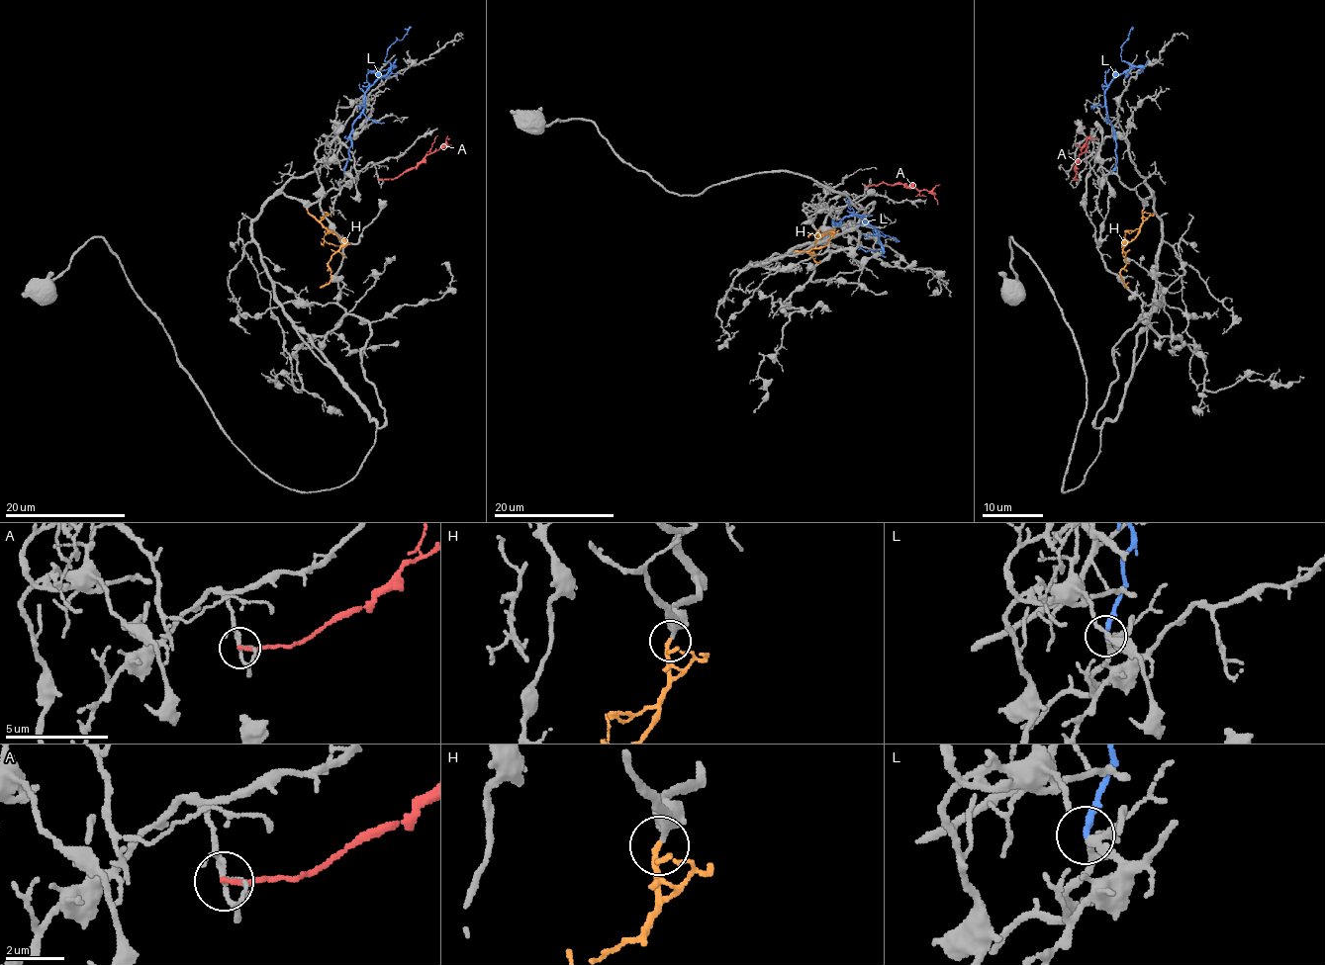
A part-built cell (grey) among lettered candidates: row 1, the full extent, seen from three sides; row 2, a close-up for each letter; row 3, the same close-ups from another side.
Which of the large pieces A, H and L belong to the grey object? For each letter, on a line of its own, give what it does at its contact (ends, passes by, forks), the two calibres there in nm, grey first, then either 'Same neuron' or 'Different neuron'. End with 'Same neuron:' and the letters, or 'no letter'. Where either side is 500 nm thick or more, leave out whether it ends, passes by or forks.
A: It ends there. Thickness 150 nm (grey) against 180 nm. Different neuron
H: It ends there. Thickness 480 nm (grey) against 200 nm. Same neuron
L: It ends there. Thickness 190 nm (grey) against 220 nm. Different neuron
Same neuron: H

